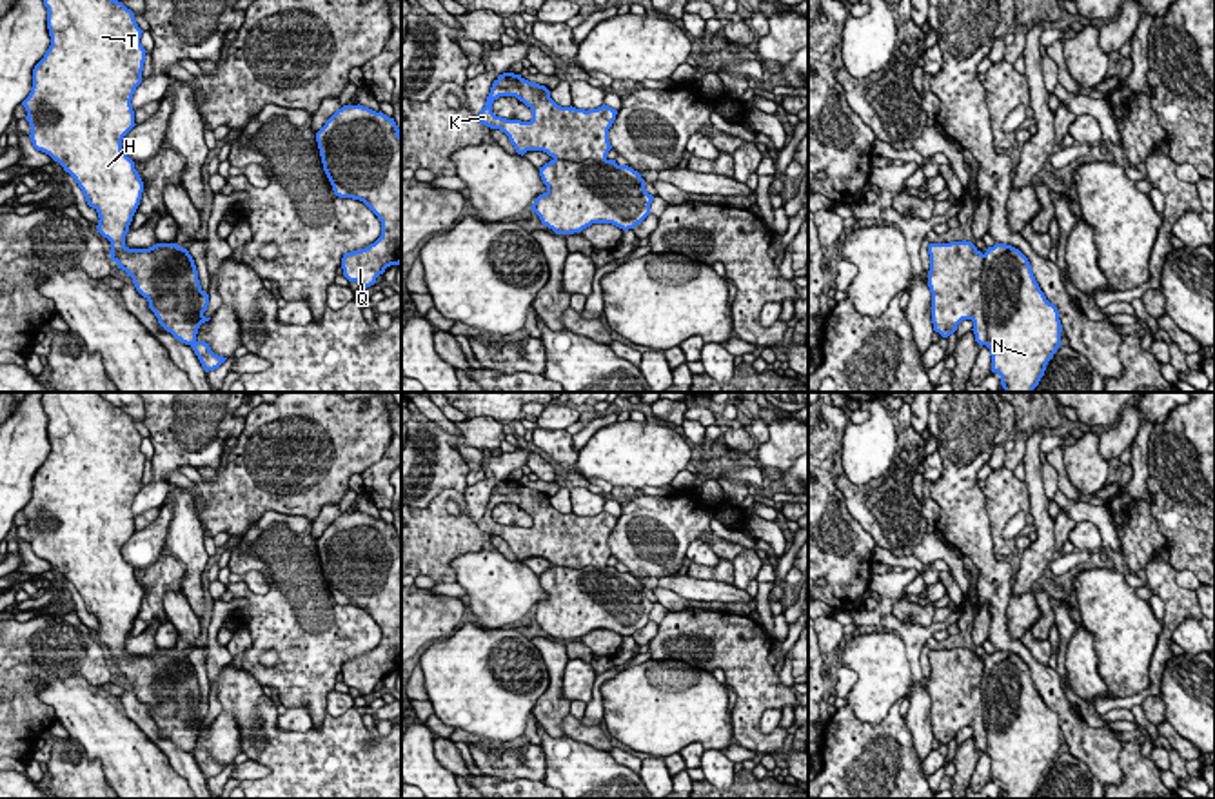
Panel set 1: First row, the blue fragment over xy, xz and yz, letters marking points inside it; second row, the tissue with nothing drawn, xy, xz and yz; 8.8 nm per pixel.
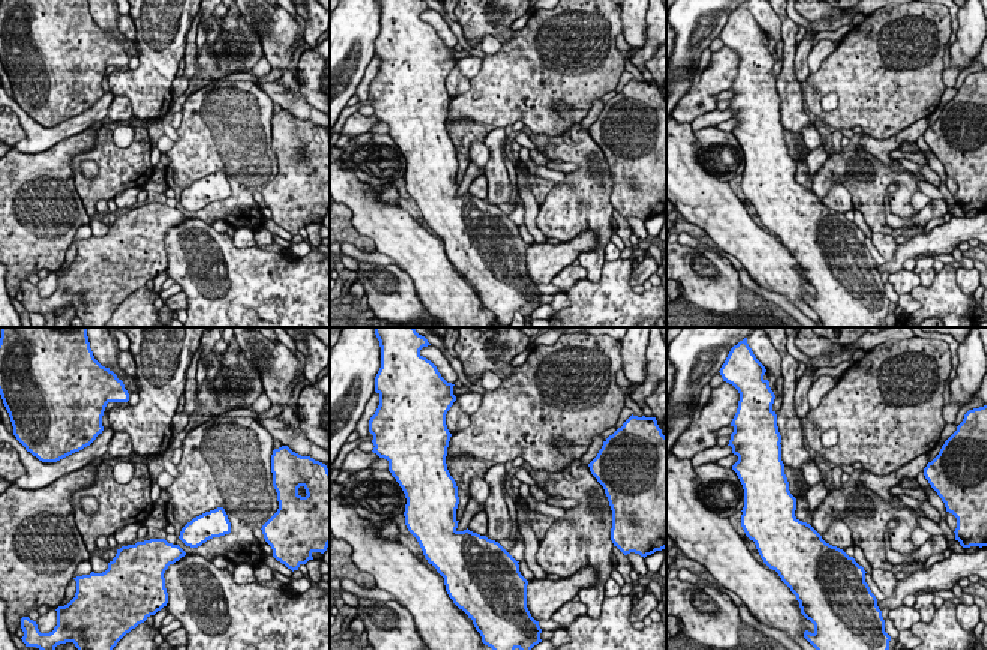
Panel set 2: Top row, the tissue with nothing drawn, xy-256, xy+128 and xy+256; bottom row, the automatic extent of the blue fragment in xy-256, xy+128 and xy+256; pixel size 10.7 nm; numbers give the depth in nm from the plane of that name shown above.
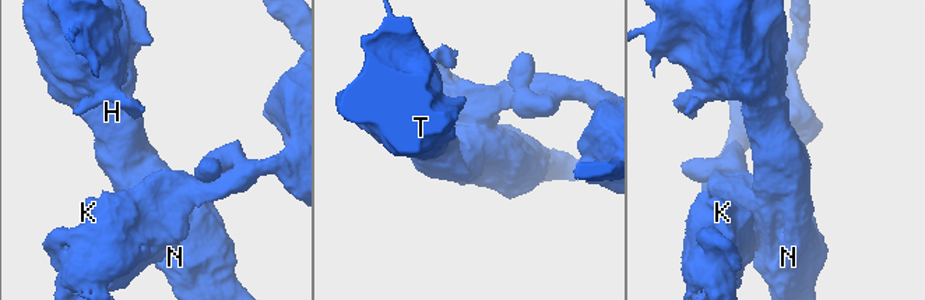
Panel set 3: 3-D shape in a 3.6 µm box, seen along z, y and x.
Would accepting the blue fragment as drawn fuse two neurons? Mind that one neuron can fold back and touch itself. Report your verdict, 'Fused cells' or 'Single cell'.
Single cell

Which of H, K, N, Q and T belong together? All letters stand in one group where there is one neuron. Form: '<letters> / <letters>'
H K N Q T

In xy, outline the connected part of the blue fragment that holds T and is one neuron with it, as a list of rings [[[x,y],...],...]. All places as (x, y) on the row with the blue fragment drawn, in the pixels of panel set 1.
[[[44,0],[51,45],[33,69],[33,87],[22,102],[36,151],[49,154],[82,189],[85,202],[98,212],[98,232],[111,242],[111,260],[133,278],[136,291],[149,301],[158,323],[176,340],[191,345],[205,372],[227,358],[198,341],[209,294],[202,291],[193,256],[178,243],[129,249],[125,234],[140,205],[143,182],[134,162],[122,151],[123,136],[136,125],[131,105],[142,84],[145,49],[134,13],[118,0]]]

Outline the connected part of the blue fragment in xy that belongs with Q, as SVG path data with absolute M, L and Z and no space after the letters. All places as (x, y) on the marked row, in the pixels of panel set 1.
M343 105L316 133L323 171L340 198L363 202L381 222L381 236L365 249L345 252L343 276L361 289L390 265L401 263L401 134L394 122L381 111L363 105Z

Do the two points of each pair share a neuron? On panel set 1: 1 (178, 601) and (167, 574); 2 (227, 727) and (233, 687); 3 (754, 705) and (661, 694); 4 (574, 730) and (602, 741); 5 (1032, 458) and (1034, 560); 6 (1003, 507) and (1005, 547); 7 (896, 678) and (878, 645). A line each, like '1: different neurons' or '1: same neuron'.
1: different neurons
2: different neurons
3: different neurons
4: same neuron
5: same neuron
6: same neuron
7: same neuron

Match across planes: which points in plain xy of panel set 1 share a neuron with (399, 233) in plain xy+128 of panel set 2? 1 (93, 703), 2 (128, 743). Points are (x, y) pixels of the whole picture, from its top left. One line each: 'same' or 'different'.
1: same
2: same

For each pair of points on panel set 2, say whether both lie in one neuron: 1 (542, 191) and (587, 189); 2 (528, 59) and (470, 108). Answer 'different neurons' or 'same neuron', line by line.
1: different neurons
2: same neuron

